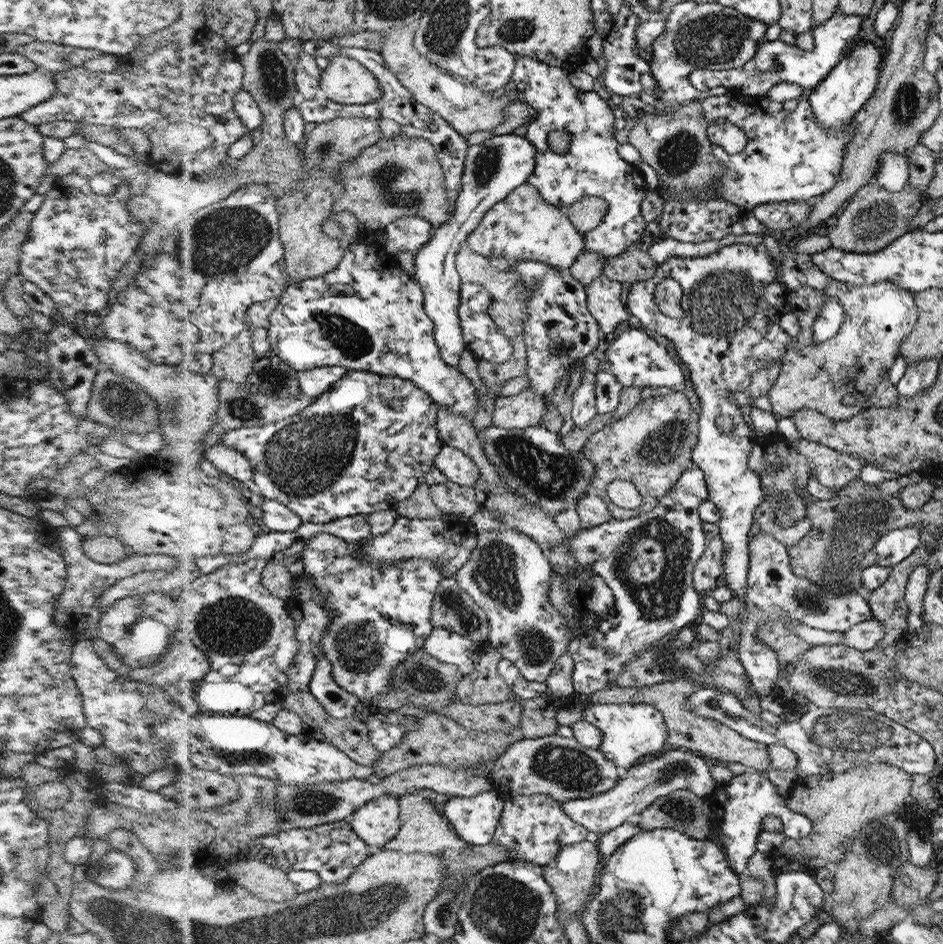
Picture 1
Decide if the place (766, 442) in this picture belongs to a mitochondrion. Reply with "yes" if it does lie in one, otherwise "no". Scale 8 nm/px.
no

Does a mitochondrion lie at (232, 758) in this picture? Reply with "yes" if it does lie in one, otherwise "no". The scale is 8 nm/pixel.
yes

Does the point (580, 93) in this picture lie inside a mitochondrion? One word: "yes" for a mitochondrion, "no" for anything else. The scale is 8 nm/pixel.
no

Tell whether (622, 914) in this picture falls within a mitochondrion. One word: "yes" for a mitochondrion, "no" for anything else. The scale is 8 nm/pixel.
yes

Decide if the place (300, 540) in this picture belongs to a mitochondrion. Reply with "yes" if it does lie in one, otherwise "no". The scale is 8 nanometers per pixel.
no

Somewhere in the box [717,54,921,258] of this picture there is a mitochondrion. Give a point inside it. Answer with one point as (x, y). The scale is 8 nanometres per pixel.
(873, 221)

